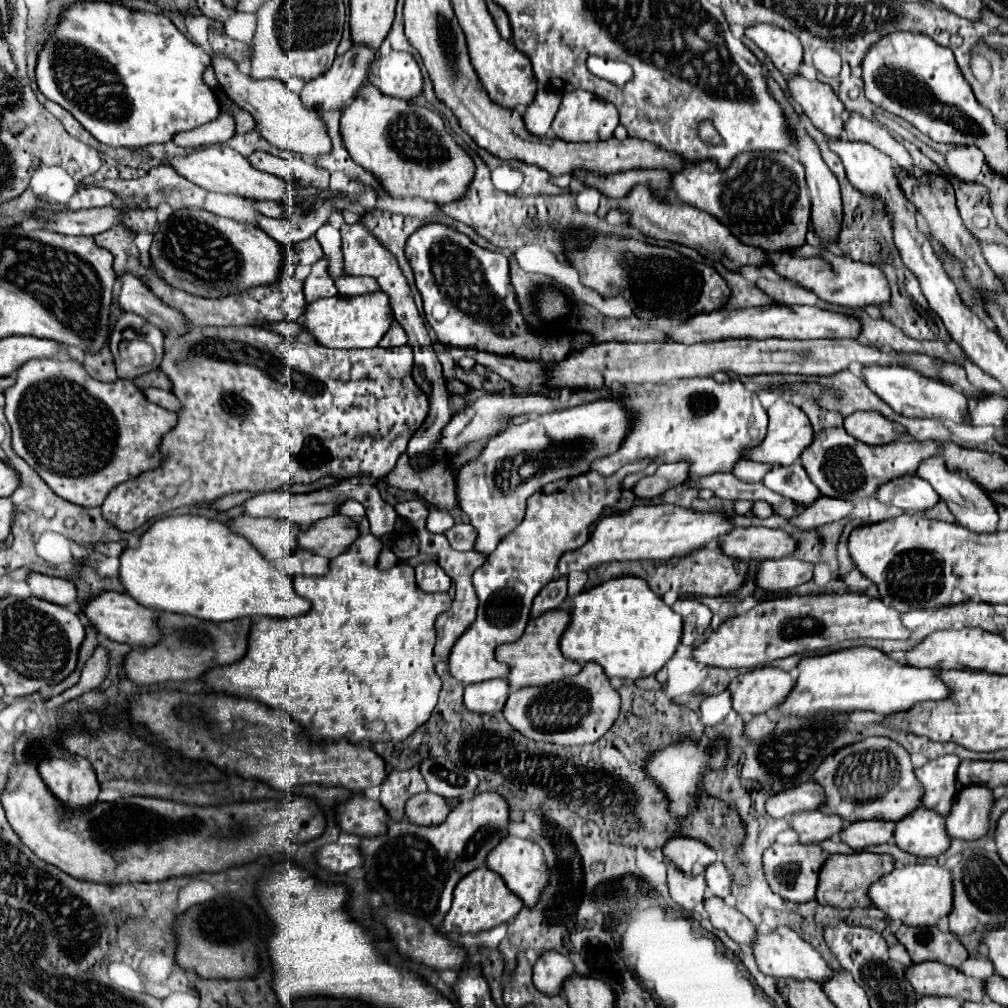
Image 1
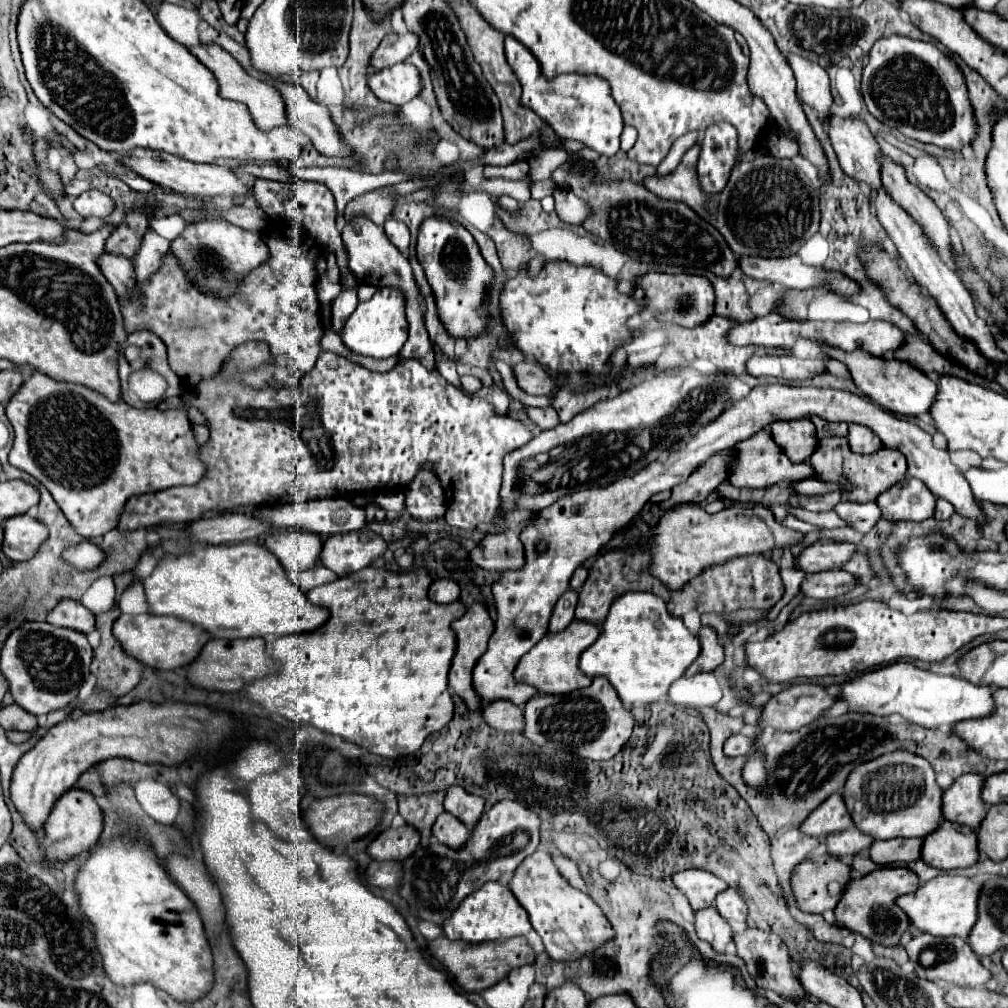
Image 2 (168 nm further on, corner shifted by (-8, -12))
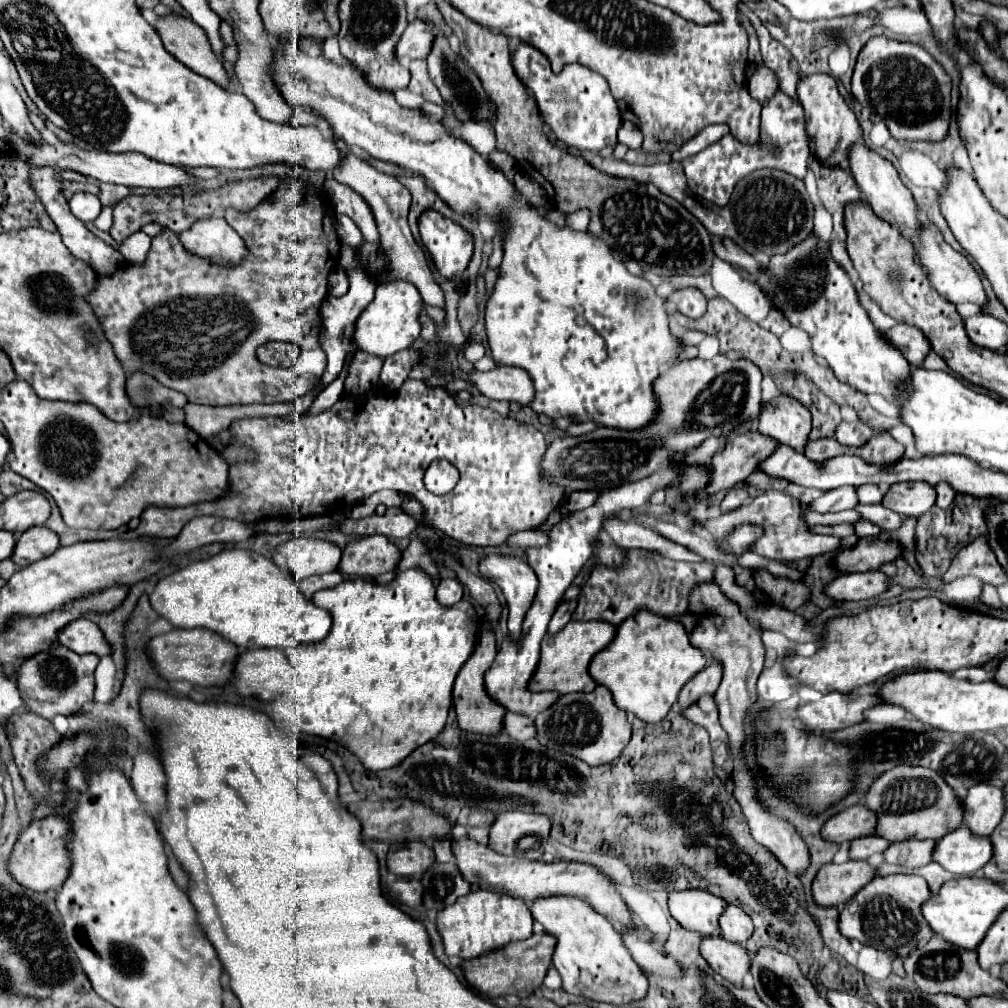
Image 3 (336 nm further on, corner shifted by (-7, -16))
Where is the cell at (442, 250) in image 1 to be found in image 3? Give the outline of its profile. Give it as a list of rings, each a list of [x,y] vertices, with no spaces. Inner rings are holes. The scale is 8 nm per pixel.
[[[426,210],[420,214],[418,224],[422,242],[442,276],[454,278],[458,272],[466,270],[472,258],[474,240],[460,224],[436,210]]]

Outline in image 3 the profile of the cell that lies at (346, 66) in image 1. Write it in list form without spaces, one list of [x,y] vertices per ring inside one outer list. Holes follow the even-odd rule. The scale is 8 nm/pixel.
[[[418,18],[412,20],[396,46],[398,58],[408,58],[408,60],[426,58],[432,50],[436,34],[438,34],[438,28],[434,24]]]

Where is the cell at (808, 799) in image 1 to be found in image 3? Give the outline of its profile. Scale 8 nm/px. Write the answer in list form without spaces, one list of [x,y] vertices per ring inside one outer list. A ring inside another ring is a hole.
[[[852,806],[840,814],[836,814],[834,818],[830,818],[822,832],[826,840],[832,842],[850,842],[856,838],[864,838],[876,832],[876,812],[872,812],[866,806]]]

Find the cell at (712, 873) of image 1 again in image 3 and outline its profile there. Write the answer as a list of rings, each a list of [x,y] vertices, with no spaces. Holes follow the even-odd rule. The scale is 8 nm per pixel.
[[[728,906],[728,910],[720,918],[720,930],[724,940],[744,944],[752,936],[752,920],[738,906]]]

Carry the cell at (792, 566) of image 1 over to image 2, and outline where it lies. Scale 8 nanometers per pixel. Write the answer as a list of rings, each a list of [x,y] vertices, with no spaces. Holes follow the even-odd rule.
[[[825,570],[817,574],[805,574],[801,582],[801,594],[807,598],[835,598],[849,592],[855,584],[855,578],[843,570]]]

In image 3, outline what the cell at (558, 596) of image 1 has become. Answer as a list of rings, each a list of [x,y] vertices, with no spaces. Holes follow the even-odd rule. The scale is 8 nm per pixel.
[[[566,600],[566,602],[562,602],[562,604],[556,608],[556,612],[554,612],[554,616],[552,616],[550,624],[548,624],[548,632],[550,632],[550,634],[560,632],[560,628],[564,628],[564,624],[568,624],[568,622],[572,620],[572,612],[574,612],[574,610],[576,610],[576,600]]]

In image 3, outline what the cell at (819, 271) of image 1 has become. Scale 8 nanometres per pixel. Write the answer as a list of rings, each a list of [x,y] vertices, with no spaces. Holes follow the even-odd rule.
[[[712,236],[712,248],[714,248],[714,254],[718,258],[722,258],[724,262],[740,266],[740,268],[744,268],[748,272],[760,272],[760,264],[748,252],[744,252],[740,246],[736,246],[732,240]]]

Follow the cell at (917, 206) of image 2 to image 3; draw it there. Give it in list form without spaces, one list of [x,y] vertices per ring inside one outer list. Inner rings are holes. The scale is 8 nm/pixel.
[[[924,224],[924,228],[920,228],[920,232],[914,236],[916,242],[916,250],[918,250],[918,258],[922,262],[922,266],[928,270],[930,274],[930,282],[932,286],[946,296],[952,304],[962,304],[962,302],[972,302],[978,304],[980,308],[988,306],[988,294],[982,286],[982,280],[978,276],[978,272],[974,270],[974,266],[966,260],[964,254],[956,252],[950,244],[944,242],[940,230],[932,224]]]

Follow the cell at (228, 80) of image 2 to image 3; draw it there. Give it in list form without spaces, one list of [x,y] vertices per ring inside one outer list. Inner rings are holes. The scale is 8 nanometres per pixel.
[[[176,14],[158,18],[156,32],[162,38],[164,48],[190,70],[214,80],[222,88],[228,88],[228,76],[220,58],[210,50],[210,42],[204,30],[192,20]]]

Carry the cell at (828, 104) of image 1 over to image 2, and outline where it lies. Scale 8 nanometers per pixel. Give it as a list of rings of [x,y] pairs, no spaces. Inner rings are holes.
[[[831,114],[827,118],[827,134],[829,134],[829,140],[833,144],[833,150],[839,158],[839,164],[841,164],[841,170],[847,174],[847,176],[853,176],[853,180],[859,180],[863,184],[867,184],[869,188],[883,188],[881,184],[881,178],[879,178],[879,146],[871,134],[871,130],[867,128],[867,124],[859,118],[841,118],[837,114]]]

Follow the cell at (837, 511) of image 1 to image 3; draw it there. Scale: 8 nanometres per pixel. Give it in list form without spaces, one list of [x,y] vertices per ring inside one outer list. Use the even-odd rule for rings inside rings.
[[[860,504],[860,508],[856,508],[856,510],[864,516],[864,520],[878,524],[884,532],[892,532],[902,526],[902,516],[898,512],[892,512],[884,506],[880,506],[880,504],[876,504],[876,506],[862,506]]]

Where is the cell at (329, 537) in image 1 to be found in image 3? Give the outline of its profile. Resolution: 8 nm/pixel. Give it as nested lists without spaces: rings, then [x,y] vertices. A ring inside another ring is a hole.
[[[366,536],[344,548],[338,570],[348,576],[374,578],[396,570],[400,558],[402,552],[386,536]]]

